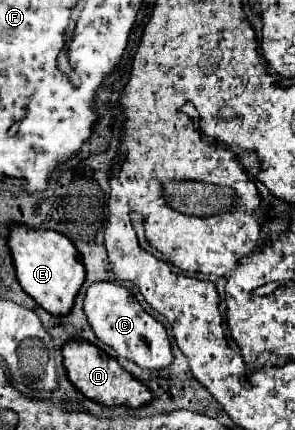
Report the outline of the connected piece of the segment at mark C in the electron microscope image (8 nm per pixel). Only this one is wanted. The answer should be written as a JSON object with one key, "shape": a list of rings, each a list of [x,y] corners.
{"shape":[[[113,282],[91,284],[91,288],[85,294],[83,310],[95,336],[103,344],[111,346],[119,356],[149,370],[159,370],[171,364],[173,354],[163,324],[157,322],[153,316],[149,316],[125,286]]]}

